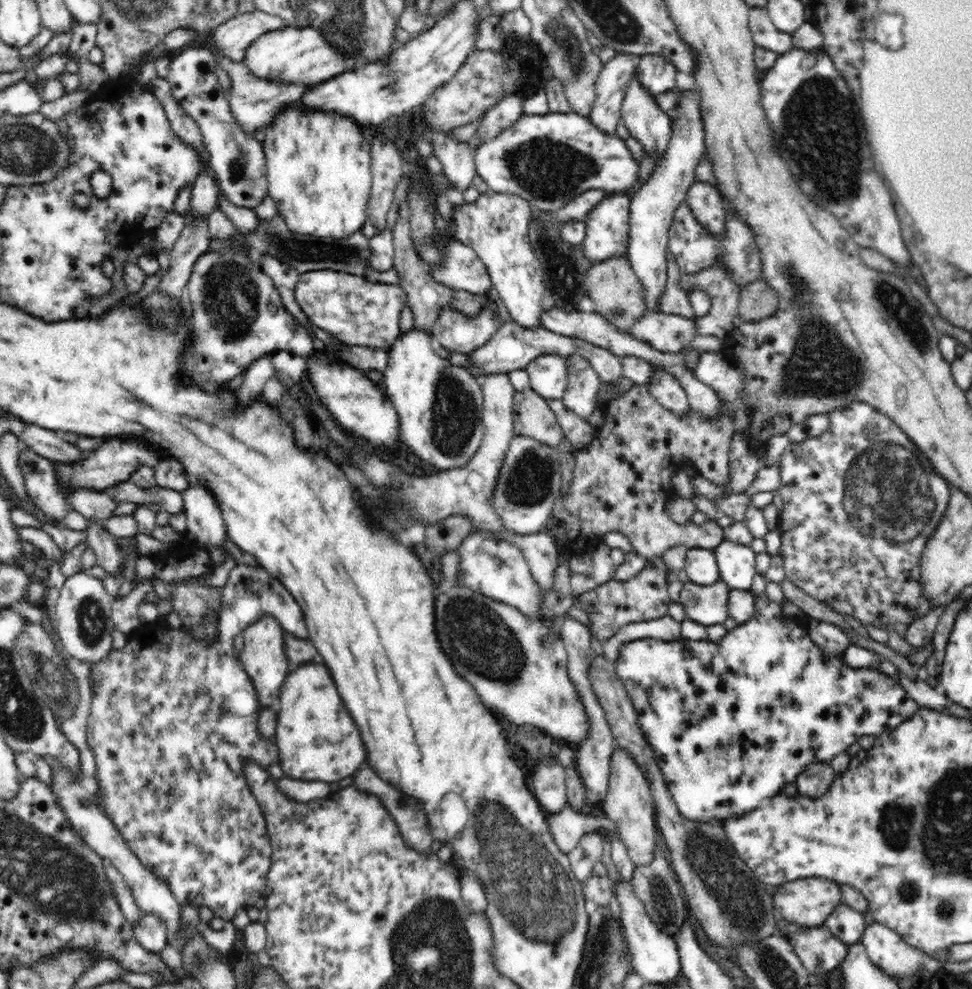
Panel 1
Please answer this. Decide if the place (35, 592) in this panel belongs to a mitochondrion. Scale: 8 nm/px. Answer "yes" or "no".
no

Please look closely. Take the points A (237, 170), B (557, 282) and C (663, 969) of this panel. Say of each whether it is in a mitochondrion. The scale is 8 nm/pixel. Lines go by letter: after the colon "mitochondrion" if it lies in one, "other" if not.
A: mitochondrion
B: mitochondrion
C: other

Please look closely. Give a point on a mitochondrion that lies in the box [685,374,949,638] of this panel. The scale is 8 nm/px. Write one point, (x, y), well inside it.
(885, 485)

